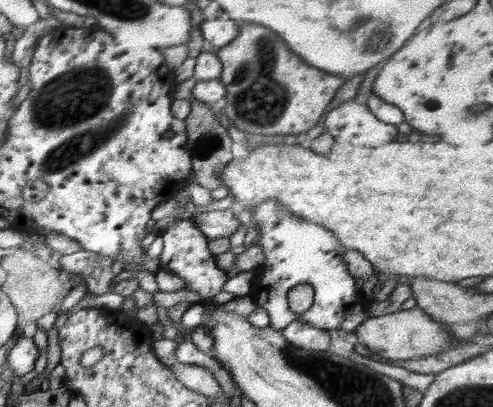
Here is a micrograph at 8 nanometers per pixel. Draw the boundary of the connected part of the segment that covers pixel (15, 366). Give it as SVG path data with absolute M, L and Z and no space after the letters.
M22 337L7 348L6 366L14 377L28 375L35 368L40 352L33 338Z

